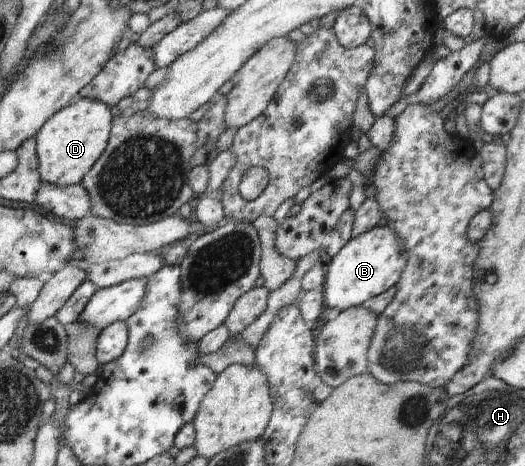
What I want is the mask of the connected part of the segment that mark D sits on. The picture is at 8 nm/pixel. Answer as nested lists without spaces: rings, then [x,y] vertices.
[[[91,98],[76,99],[72,105],[61,109],[57,114],[51,116],[41,126],[41,130],[35,136],[38,171],[42,182],[45,184],[55,184],[55,186],[69,186],[81,183],[83,177],[105,152],[108,140],[110,139],[113,120],[114,116],[111,114],[111,108],[105,106],[103,102],[91,100]]]

